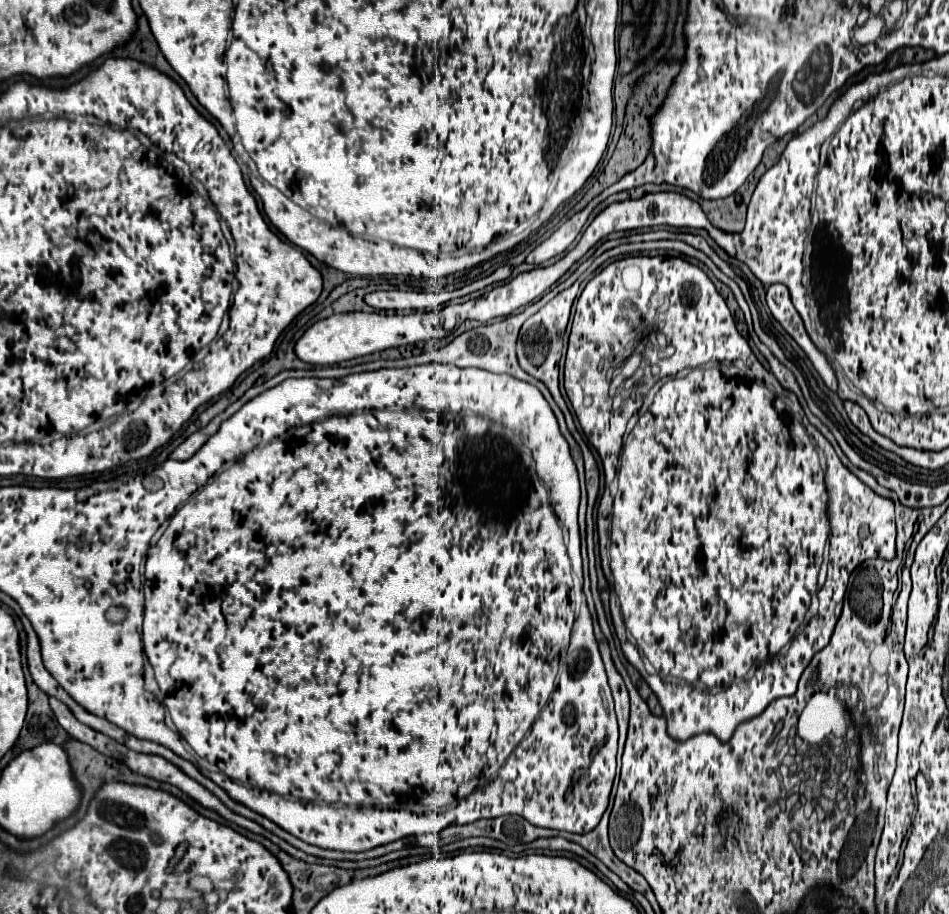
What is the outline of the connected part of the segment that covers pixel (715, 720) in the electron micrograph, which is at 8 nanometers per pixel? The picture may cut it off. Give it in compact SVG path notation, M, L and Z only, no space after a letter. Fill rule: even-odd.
M628 256L628 258L622 258L622 260L616 260L616 262L612 262L612 264L608 264L608 266L606 266L606 268L604 268L604 270L602 270L602 272L600 272L600 274L596 274L596 276L594 276L594 278L592 278L592 280L590 280L590 282L588 282L588 284L586 284L586 288L584 288L584 290L582 290L582 296L580 296L580 298L578 298L578 304L576 304L576 314L574 314L574 320L572 320L572 330L570 330L570 340L568 340L568 354L566 354L566 370L564 370L564 388L566 388L566 394L568 394L568 398L570 398L570 404L572 404L572 408L574 408L574 412L576 412L576 418L578 418L578 422L580 422L580 426L582 426L582 430L584 430L584 434L586 434L586 438L588 438L588 442L590 442L590 444L592 444L592 446L594 446L594 448L596 448L596 452L598 452L598 456L600 456L600 460L602 460L602 468L603 468L603 473L604 473L604 478L605 478L605 488L604 488L604 490L603 490L603 492L602 492L602 494L601 494L601 496L600 496L600 499L599 499L599 503L598 503L598 507L597 507L597 535L598 535L598 543L599 543L599 555L600 555L600 560L601 560L601 567L602 567L602 570L603 570L603 572L604 572L604 574L605 574L605 576L606 576L606 577L607 577L607 578L608 578L608 581L610 581L610 584L611 584L611 587L612 587L612 593L611 593L611 597L610 597L610 614L611 614L611 620L612 620L612 625L613 625L613 626L614 626L614 628L615 628L615 629L614 629L614 630L615 630L615 634L616 634L616 636L617 636L617 638L618 638L618 640L619 640L619 642L620 642L620 646L621 646L621 649L622 649L622 652L624 652L624 656L626 656L626 660L628 660L628 662L630 662L630 664L632 664L632 666L634 666L634 668L636 668L636 670L638 670L638 672L640 672L640 676L642 676L642 678L644 678L644 680L646 680L646 682L662 682L662 680L664 680L664 682L668 682L668 684L670 684L670 690L654 690L654 694L656 694L656 696L658 696L658 702L660 702L660 706L662 706L662 710L664 710L664 716L666 716L666 720L668 720L668 734L670 734L670 736L672 736L672 738L674 738L674 740L678 740L678 742L684 742L684 740L688 740L688 738L692 738L692 736L696 736L696 734L704 734L704 732L708 732L708 734L714 734L714 736L716 736L716 738L718 738L718 740L720 740L720 742L722 742L722 744L726 744L726 742L728 742L728 740L730 740L730 738L732 738L732 736L734 736L734 730L736 730L736 728L738 728L738 724L742 724L742 722L746 722L746 720L752 720L752 718L756 718L756 716L758 716L758 714L762 714L762 712L764 712L764 710L766 710L766 706L768 706L768 704L770 704L770 702L774 702L774 700L778 700L778 698L782 698L782 696L794 696L794 694L796 694L796 686L798 686L798 680L800 680L800 676L802 676L802 672L804 672L804 668L806 668L806 666L808 666L808 664L810 664L810 660L812 660L812 656L814 656L814 654L816 654L816 652L820 652L820 650L822 650L822 648L824 648L824 646L826 646L826 644L828 644L828 642L830 642L830 636L832 636L832 632L834 632L834 626L836 626L836 622L838 622L838 618L840 618L840 612L842 612L842 600L844 600L844 594L846 594L846 588L848 588L848 578L850 578L850 572L852 572L852 570L854 570L854 568L856 568L856 566L858 566L858 564L860 564L860 562L864 562L864 560L868 560L868 558L886 558L886 560L892 560L892 558L894 558L894 556L896 556L896 526L894 526L894 502L892 502L892 500L890 500L890 498L884 498L884 496L878 496L878 494L876 494L876 492L874 492L874 490L872 490L872 488L870 488L870 486L866 486L866 484L864 484L864 482L862 482L862 480L860 480L860 478L858 478L858 476L854 476L854 474L852 474L852 472L850 472L850 470L848 470L848 468L846 468L846 466L844 466L844 464L842 464L842 462L840 462L840 458L838 458L838 456L836 456L836 452L835 452L835 450L834 450L834 448L832 448L832 444L830 444L830 442L829 442L829 441L828 441L828 440L827 440L827 439L826 439L826 438L825 438L825 437L824 437L824 436L823 436L823 435L822 435L822 434L821 434L821 432L820 432L820 431L819 431L819 430L818 430L818 429L817 429L817 428L816 428L816 427L814 427L814 426L813 426L813 425L812 425L812 424L810 424L810 422L809 422L809 421L808 421L808 419L807 419L807 418L806 418L806 415L805 415L805 414L804 414L804 411L803 411L803 410L802 410L802 407L801 407L801 405L800 405L800 403L799 403L799 401L798 401L798 400L794 400L794 398L797 398L797 397L796 397L796 395L795 395L795 394L794 394L794 393L792 393L792 392L790 392L790 390L786 390L786 388L783 388L783 387L782 387L782 386L781 386L781 385L780 385L780 383L779 383L779 382L778 382L778 380L777 380L777 379L776 379L776 378L775 378L775 376L774 376L774 375L773 375L773 374L772 374L772 373L771 373L771 372L770 372L770 371L769 371L769 370L766 370L766 369L765 369L765 368L764 368L764 367L763 367L763 365L762 365L762 364L761 364L761 363L760 363L760 362L759 362L759 361L758 361L758 360L757 360L757 358L756 358L756 356L754 356L754 352L752 352L752 350L751 350L751 348L750 348L750 346L749 346L749 344L748 344L748 342L746 342L746 338L744 338L744 336L742 336L742 334L740 334L740 332L738 332L738 330L736 330L736 324L734 324L734 318L732 318L732 314L730 314L730 310L728 310L728 306L726 306L726 302L724 302L724 298L722 298L722 296L720 296L720 292L718 292L718 290L716 290L716 286L714 286L714 284L712 284L712 280L710 280L710 278L708 278L708 276L706 276L706 272L702 272L702 270L700 270L700 268L698 268L698 266L694 266L694 264L690 264L690 262L686 262L686 260L682 260L682 258L676 258L676 256ZM658 320L664 320L664 326L662 326L662 332L664 332L664 336L666 336L666 340L668 340L668 344L670 344L670 346L674 346L674 354L672 354L672 356L670 356L670 358L664 358L664 360L662 360L662 362L660 362L660 364L658 364L658 368L660 368L660 374L676 374L676 372L680 372L680 370L682 370L682 368L698 368L698 366L704 366L704 364L710 364L710 366L708 366L708 368L702 368L702 384L692 384L692 382L690 382L690 378L688 378L688 376L690 376L690 372L688 372L688 374L686 374L686 376L684 376L684 378L672 378L672 380L668 380L668 382L666 382L666 384L664 384L664 386L662 386L662 388L660 388L660 390L658 390L658 394L656 394L656 396L654 396L654 402L652 402L652 406L650 406L650 408L648 408L648 412L644 412L644 414L642 414L642 416L640 416L640 418L638 418L638 424L636 424L636 426L634 426L634 428L632 428L632 432L630 432L630 434L628 434L628 436L626 436L626 438L624 438L624 432L626 432L626 424L628 424L628 420L630 420L630 418L624 418L624 412L622 412L622 410L614 410L614 404L612 404L612 398L610 398L610 396L608 396L608 386L610 386L610 380L608 380L608 368L610 368L610 366L612 366L612 360L610 360L610 354L612 354L612 352L614 352L614 350L616 350L616 344L628 344L628 342L630 342L630 340L632 340L632 338L634 338L634 336L636 336L636 330L638 330L638 328L636 328L636 326L638 326L638 322L642 322L642 324L646 324L646 328L648 328L648 326L650 326L650 324L656 324L656 322L658 322ZM734 360L742 360L742 362L744 362L744 364L746 364L746 368L748 368L748 370L746 370L746 372L742 372L742 370L740 370L740 368L738 368L738 366L736 366L736 364L734 364ZM617 477L618 477L618 482L620 482L620 484L618 484L618 494L616 494L616 496L614 496L614 497L613 497L613 496L612 496L612 495L611 495L611 493L610 493L610 491L609 491L609 489L608 489L608 485L609 485L609 484L610 484L610 483L611 483L611 482L612 482L612 481L613 481L613 479L614 479L614 478L617 478ZM829 538L830 538L830 556L834 556L834 558L832 558L832 562L830 562L830 564L828 564L828 578L826 578L826 584L824 584L824 586L822 586L822 588L820 588L820 586L818 586L818 572L820 572L820 566L822 566L822 554L824 554L824 550L825 550L825 548L826 548L826 545L827 545L827 544L828 544L828 543L829 543ZM816 594L818 594L818 600L820 600L820 608L818 608L818 614L816 614L816 616L814 616L814 618L812 618L812 620L810 620L810 624L808 624L808 626L806 626L806 630L804 630L804 634L796 634L796 630L798 630L798 628L800 628L800 624L802 624L802 622L804 622L804 616L806 616L806 612L808 612L808 608L810 608L810 604L812 604L812 598L814 598L814 596L816 596ZM756 660L758 660L758 662L760 662L760 664L762 664L762 666L760 666L760 670L756 670L756 674L754 674L754 678L752 678L752 682L744 682L744 680L740 680L740 678L746 678L746 674L748 674L748 672L750 672L750 668L752 668L752 664L754 664L754 662L756 662ZM696 682L700 682L700 684L702 684L702 686L704 686L704 690L700 690L700 688L698 688L698 686L694 686L694 684L696 684Z

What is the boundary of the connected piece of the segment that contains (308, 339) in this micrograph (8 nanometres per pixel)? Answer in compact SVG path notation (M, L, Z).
M344 312L332 314L326 320L310 326L304 336L296 342L296 356L302 362L314 366L330 366L344 360L352 360L358 356L366 356L378 350L400 348L406 344L414 344L420 340L444 338L450 330L444 328L442 312L414 312L414 314L368 314L368 312Z

